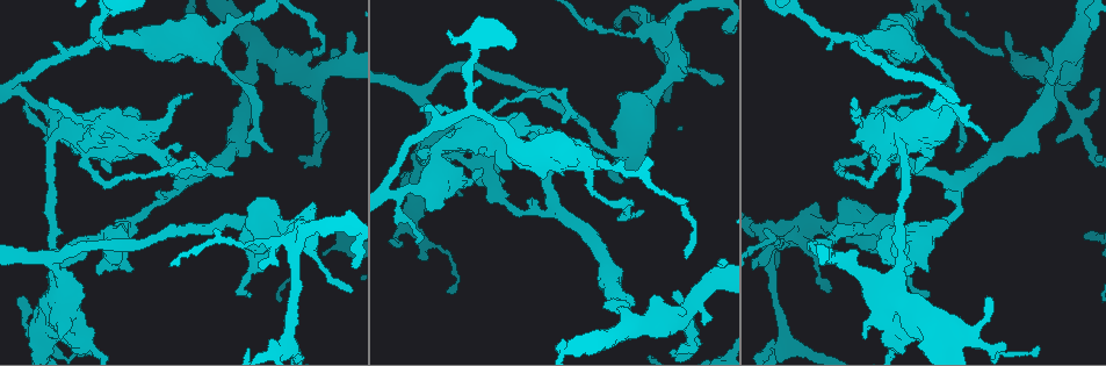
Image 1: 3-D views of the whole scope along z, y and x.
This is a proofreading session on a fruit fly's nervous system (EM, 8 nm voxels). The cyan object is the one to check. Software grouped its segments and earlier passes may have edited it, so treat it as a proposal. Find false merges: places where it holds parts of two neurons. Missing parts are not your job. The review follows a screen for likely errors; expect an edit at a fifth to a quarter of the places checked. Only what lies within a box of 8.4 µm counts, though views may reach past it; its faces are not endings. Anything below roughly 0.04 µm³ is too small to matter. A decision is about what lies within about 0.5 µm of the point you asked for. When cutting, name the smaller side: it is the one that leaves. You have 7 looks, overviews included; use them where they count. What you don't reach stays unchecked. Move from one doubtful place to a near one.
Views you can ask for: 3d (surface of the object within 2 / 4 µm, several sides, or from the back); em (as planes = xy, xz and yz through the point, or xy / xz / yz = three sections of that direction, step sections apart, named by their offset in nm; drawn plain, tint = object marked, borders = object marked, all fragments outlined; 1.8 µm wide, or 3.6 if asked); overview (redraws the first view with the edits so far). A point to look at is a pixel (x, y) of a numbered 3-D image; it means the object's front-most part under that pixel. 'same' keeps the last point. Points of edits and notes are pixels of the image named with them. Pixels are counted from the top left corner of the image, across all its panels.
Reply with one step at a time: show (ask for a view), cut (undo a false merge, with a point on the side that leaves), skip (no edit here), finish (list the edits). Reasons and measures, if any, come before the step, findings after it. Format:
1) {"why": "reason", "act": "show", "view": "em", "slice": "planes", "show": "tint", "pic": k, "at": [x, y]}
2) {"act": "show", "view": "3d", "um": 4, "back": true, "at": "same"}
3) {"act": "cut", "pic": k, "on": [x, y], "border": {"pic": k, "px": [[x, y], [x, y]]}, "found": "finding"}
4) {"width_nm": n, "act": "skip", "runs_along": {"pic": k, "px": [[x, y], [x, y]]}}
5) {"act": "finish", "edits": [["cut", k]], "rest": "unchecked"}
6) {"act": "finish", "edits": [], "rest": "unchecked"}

{"why": "calibre changes", "act": "show", "view": "em", "slice": "planes", "show": "tint", "pic": 1, "at": [625, 148]}

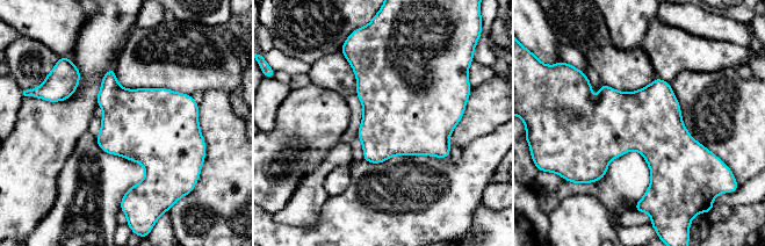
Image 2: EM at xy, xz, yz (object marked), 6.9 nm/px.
{"width_nm": 460, "act": "skip", "found": "all the same neuron"}

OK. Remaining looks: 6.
{"why": "thick turns thin", "act": "show", "view": "3d", "um": 4, "pic": 1, "at": [499, 198]}

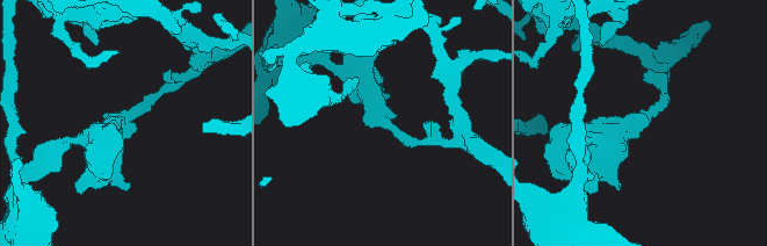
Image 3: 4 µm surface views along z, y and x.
{"act": "show", "view": "em", "um": 3.6, "slice": "planes", "show": "borders", "pic": 3, "at": [643, 119]}

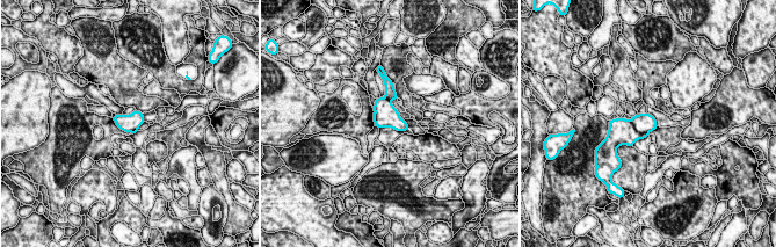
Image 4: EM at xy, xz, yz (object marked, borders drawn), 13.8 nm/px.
{"width_nm": 260, "act": "cut", "pic": 4, "on": [643, 123], "border": {"pic": 4, "px": [[629, 121], [638, 131], [647, 132]]}, "found": "a second neuron is stuck on"}

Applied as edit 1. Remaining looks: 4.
{"why": "see it whole again", "act": "show", "view": "overview"}

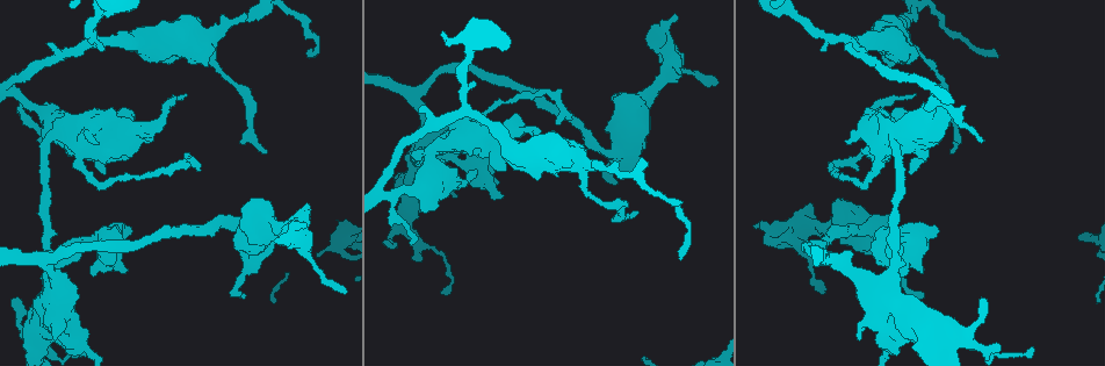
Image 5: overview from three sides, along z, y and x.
{"why": "two arms at a narrow angle", "act": "show", "view": "em", "um": 3.6, "slice": "xz", "step": 16, "show": "borders", "pic": 5, "at": [429, 152]}

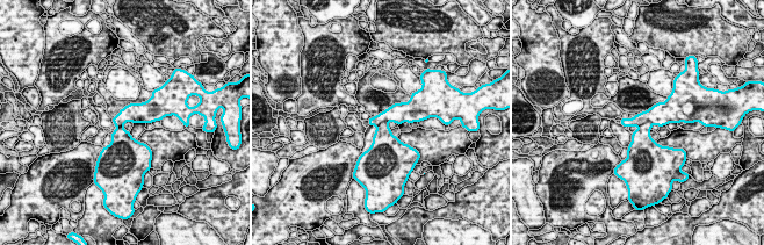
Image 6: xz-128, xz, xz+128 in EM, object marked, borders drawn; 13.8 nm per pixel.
{"act": "cut", "pic": 6, "on": [641, 139], "border": {"pic": 6, "px": [[653, 123], [644, 122], [638, 125]]}, "found": "a second neuron is stuck on"}

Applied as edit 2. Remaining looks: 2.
{"act": "finish", "edits": [["cut", 4], ["cut", 6]], "rest": "unchecked"}

